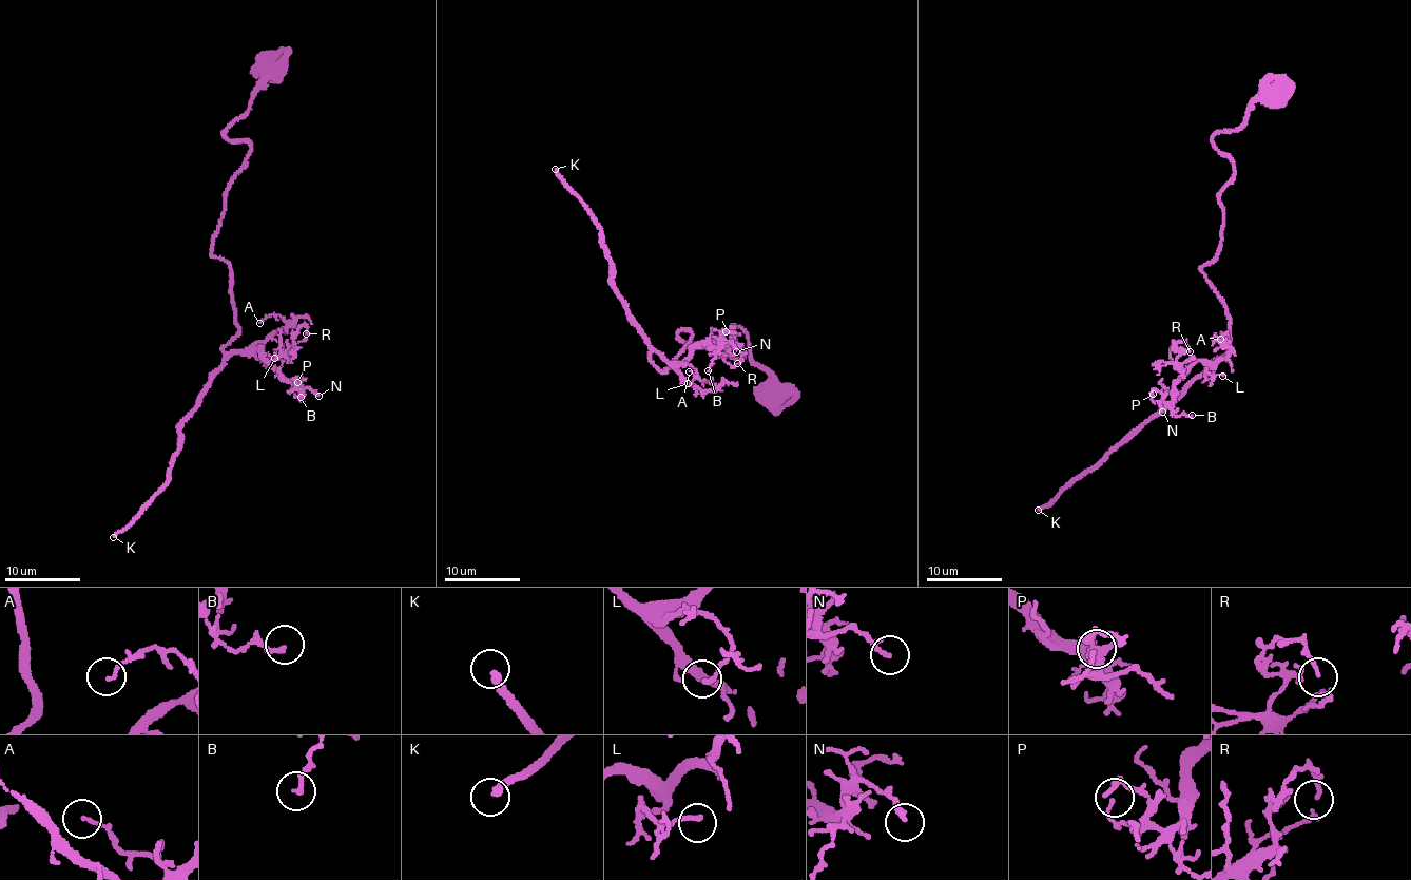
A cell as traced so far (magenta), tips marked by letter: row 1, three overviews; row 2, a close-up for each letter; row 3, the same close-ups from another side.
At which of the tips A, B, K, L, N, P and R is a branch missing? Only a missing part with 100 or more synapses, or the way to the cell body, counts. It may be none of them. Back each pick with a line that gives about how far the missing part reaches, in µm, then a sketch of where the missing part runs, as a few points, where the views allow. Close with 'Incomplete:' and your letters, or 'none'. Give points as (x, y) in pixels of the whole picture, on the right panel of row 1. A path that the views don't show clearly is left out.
K: missing 120 µm
Incomplete: K

